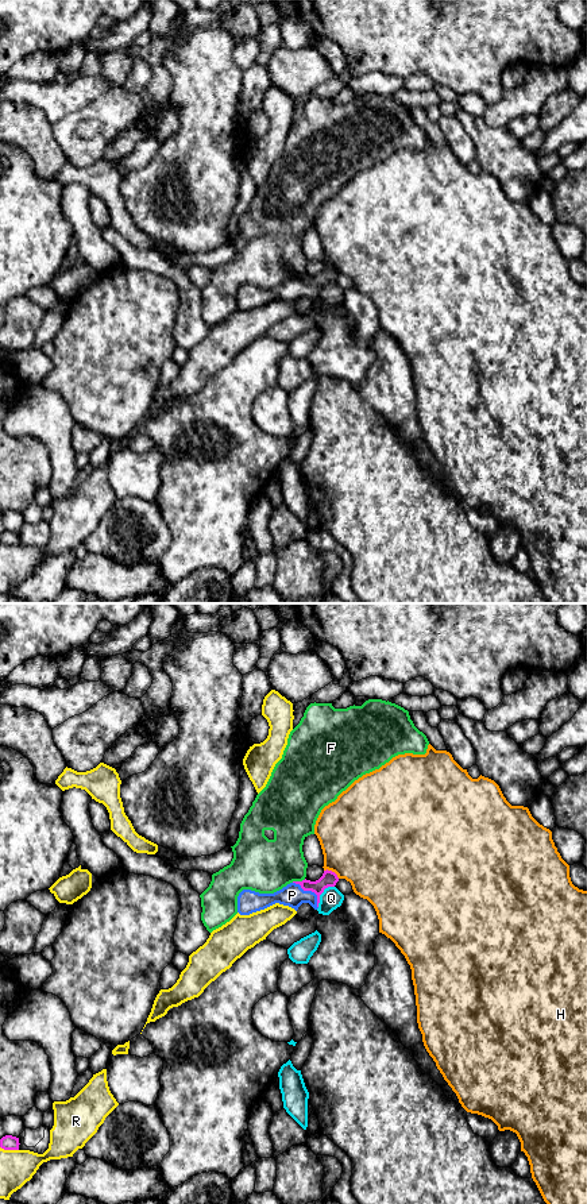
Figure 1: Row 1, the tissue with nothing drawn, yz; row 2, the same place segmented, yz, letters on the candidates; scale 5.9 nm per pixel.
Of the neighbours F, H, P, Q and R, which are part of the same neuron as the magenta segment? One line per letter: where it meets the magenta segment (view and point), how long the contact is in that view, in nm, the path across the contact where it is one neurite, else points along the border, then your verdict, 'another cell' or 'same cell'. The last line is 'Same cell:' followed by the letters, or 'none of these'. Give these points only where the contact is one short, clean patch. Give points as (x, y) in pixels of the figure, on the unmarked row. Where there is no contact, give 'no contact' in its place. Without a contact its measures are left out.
F: yz (298, 277) | 90 nm | another cell
H: yz (331, 266) | 110 nm | another cell
P: yz (311, 285) | 220 nm | across yz (328, 274), (311, 285), (292, 290) | same cell
Q: yz (321, 288) | 160 nm | along yz (333, 281), (328, 281), (324, 285), (317, 301) | another cell
R: yz (10, 544) | 110 nm | another cell
Same cell: P

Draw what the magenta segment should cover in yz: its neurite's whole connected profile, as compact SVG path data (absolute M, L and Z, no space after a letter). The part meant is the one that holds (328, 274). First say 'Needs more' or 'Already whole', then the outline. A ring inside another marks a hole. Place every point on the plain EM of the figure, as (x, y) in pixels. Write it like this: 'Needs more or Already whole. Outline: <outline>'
Needs more. Outline: M327 265L316 277L306 274L302 277L293 277L274 289L259 289L251 285L243 285L237 292L237 308L240 310L250 310L275 298L289 301L296 306L302 298L309 298L317 305L320 290L325 283L335 282L337 277L337 270Z

